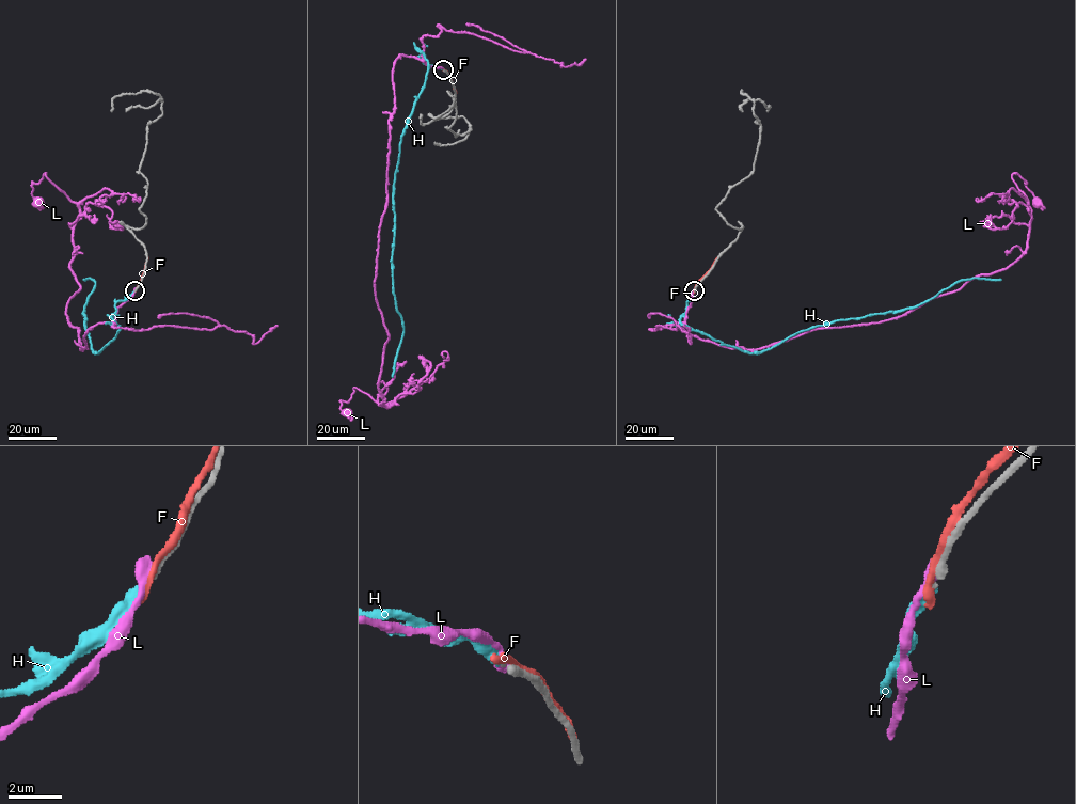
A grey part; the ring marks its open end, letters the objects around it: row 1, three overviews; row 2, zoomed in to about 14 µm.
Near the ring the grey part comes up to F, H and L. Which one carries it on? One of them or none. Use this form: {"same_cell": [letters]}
{"same_cell": []}

